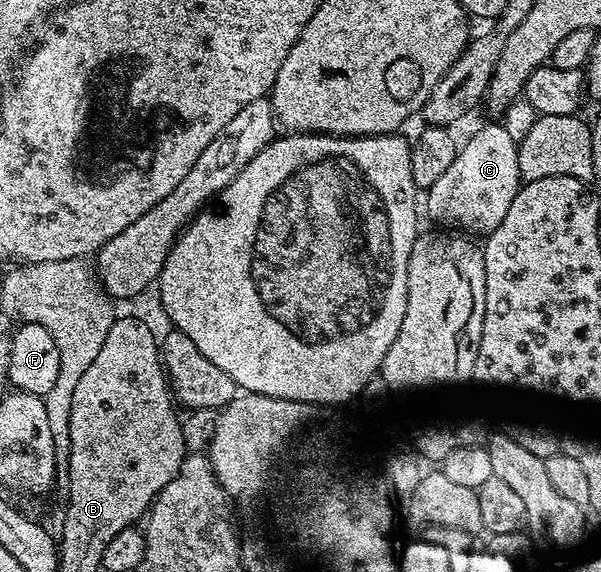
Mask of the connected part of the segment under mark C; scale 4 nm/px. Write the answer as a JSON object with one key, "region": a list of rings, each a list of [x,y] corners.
{"region":[[[503,124],[483,126],[458,148],[454,162],[426,190],[425,211],[433,211],[443,221],[476,229],[481,235],[492,233],[522,184],[517,146]]]}

